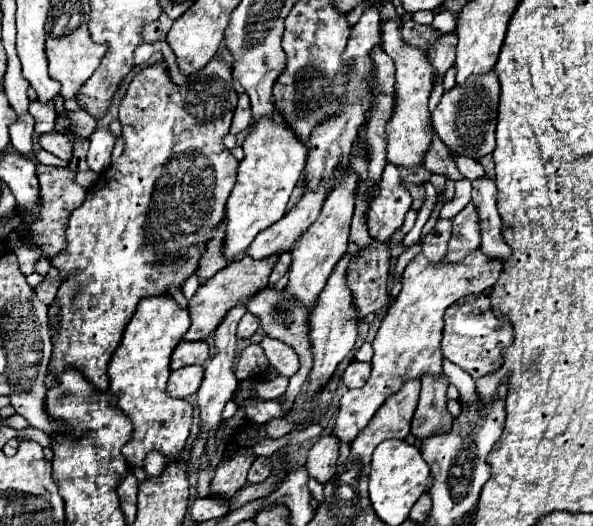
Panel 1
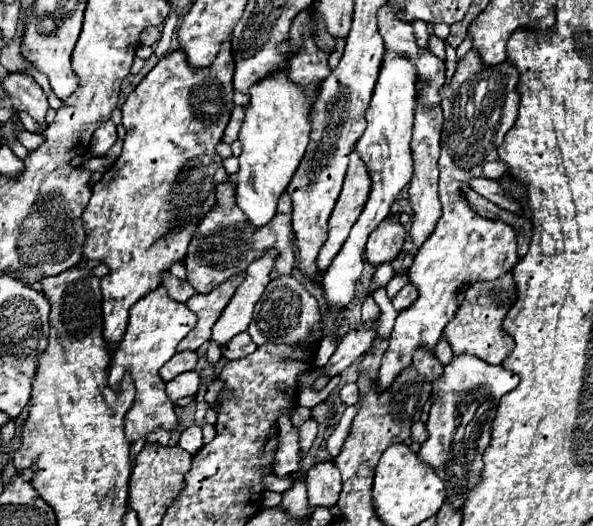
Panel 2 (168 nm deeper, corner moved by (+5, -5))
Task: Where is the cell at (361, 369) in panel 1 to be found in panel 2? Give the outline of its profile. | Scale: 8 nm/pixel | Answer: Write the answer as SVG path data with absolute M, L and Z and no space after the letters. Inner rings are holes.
M345 384L339 392L339 398L343 404L355 404L359 400L359 390L357 390L357 384Z

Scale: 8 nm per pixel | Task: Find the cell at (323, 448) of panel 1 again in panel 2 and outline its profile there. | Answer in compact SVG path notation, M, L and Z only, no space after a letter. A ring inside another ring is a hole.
M333 460L317 462L307 472L309 506L335 506L341 492L341 476Z

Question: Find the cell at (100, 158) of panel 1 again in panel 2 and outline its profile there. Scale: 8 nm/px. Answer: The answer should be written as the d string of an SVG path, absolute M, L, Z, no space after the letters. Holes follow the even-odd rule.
M109 120L101 128L97 128L97 132L93 134L91 144L89 144L89 150L95 156L105 156L107 150L115 144L115 140L117 140L117 130L115 130L115 124Z

